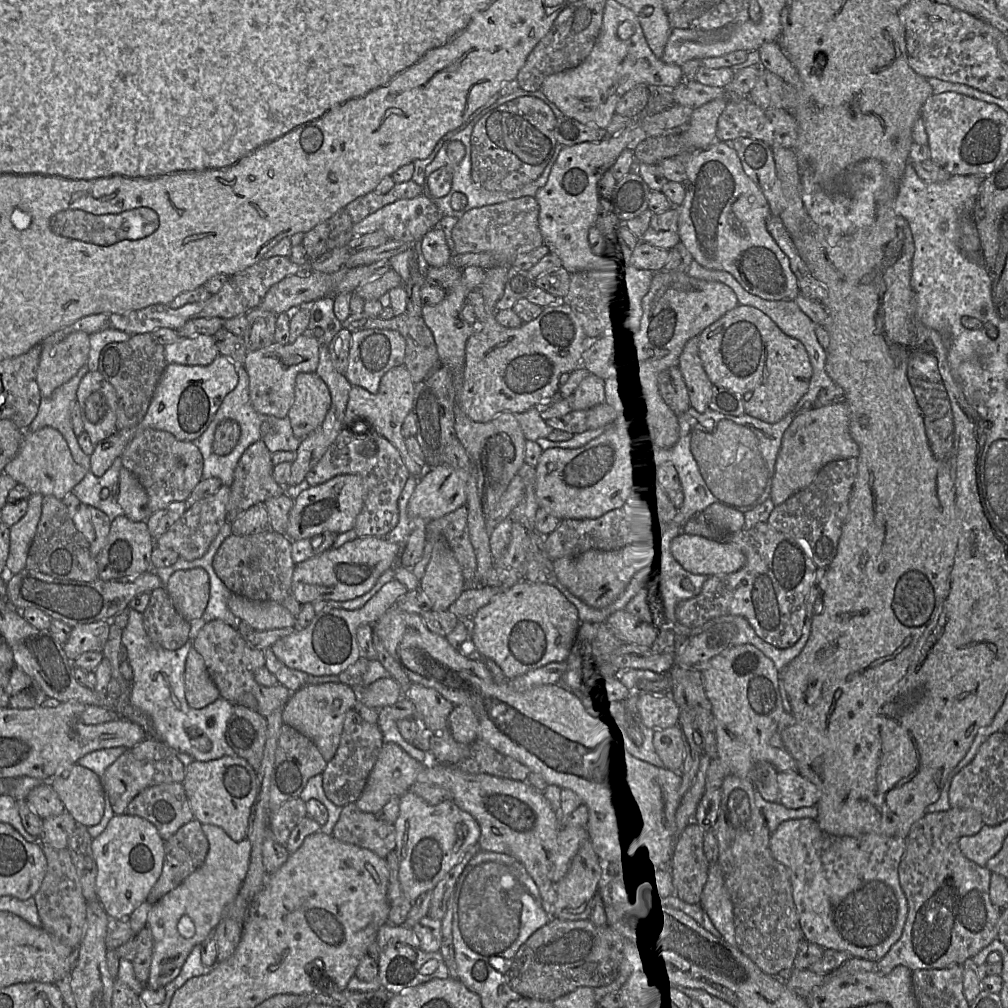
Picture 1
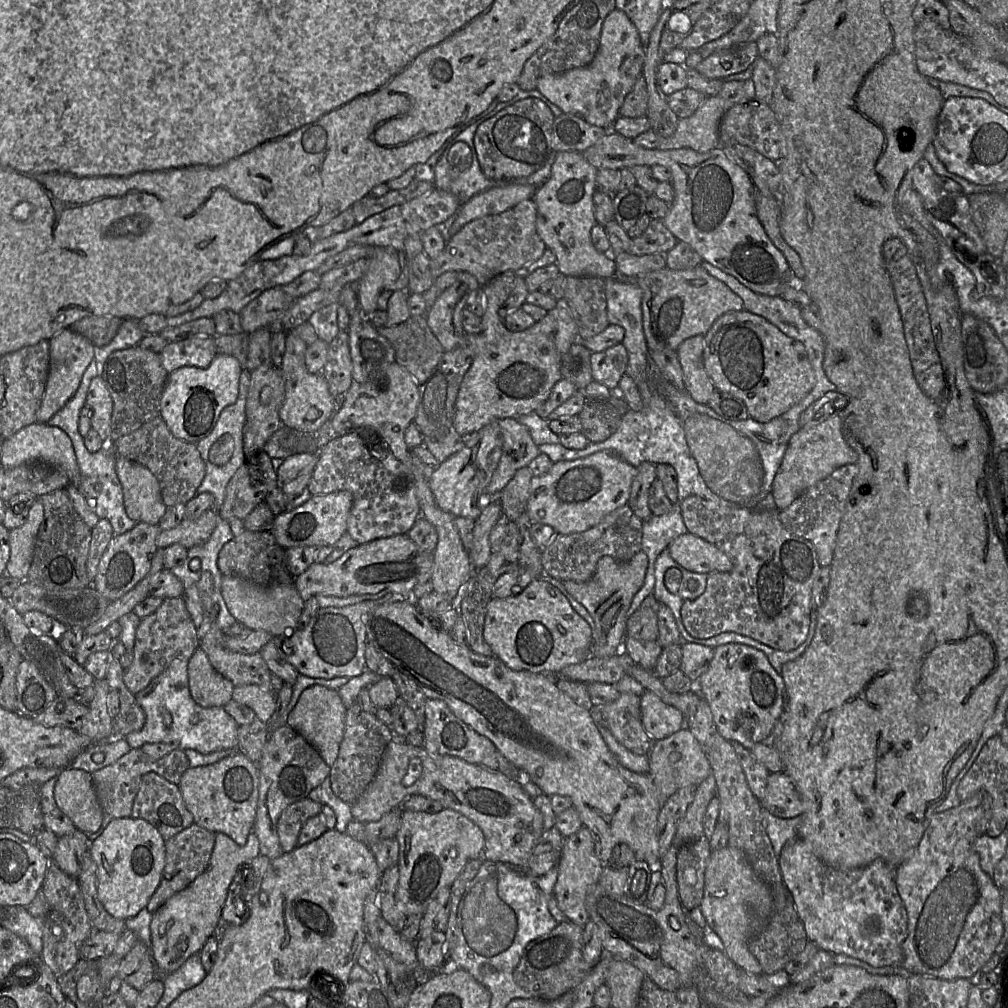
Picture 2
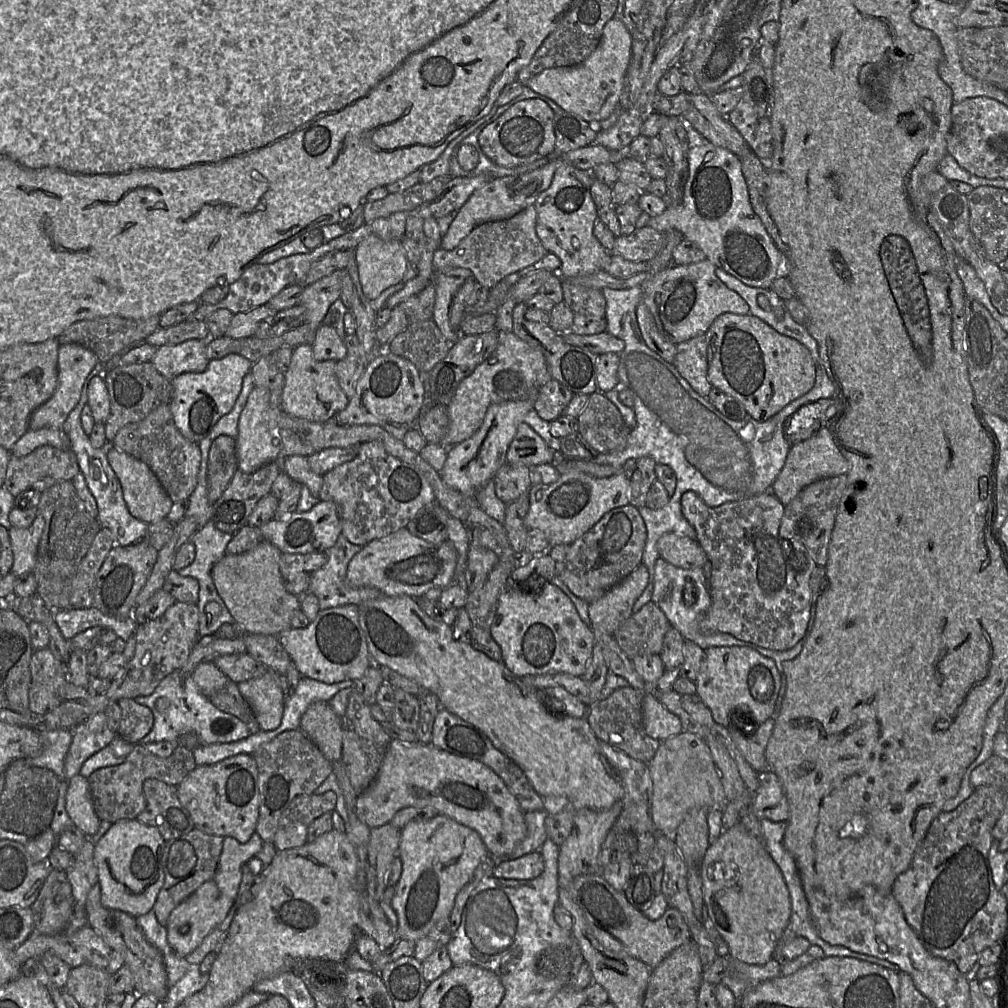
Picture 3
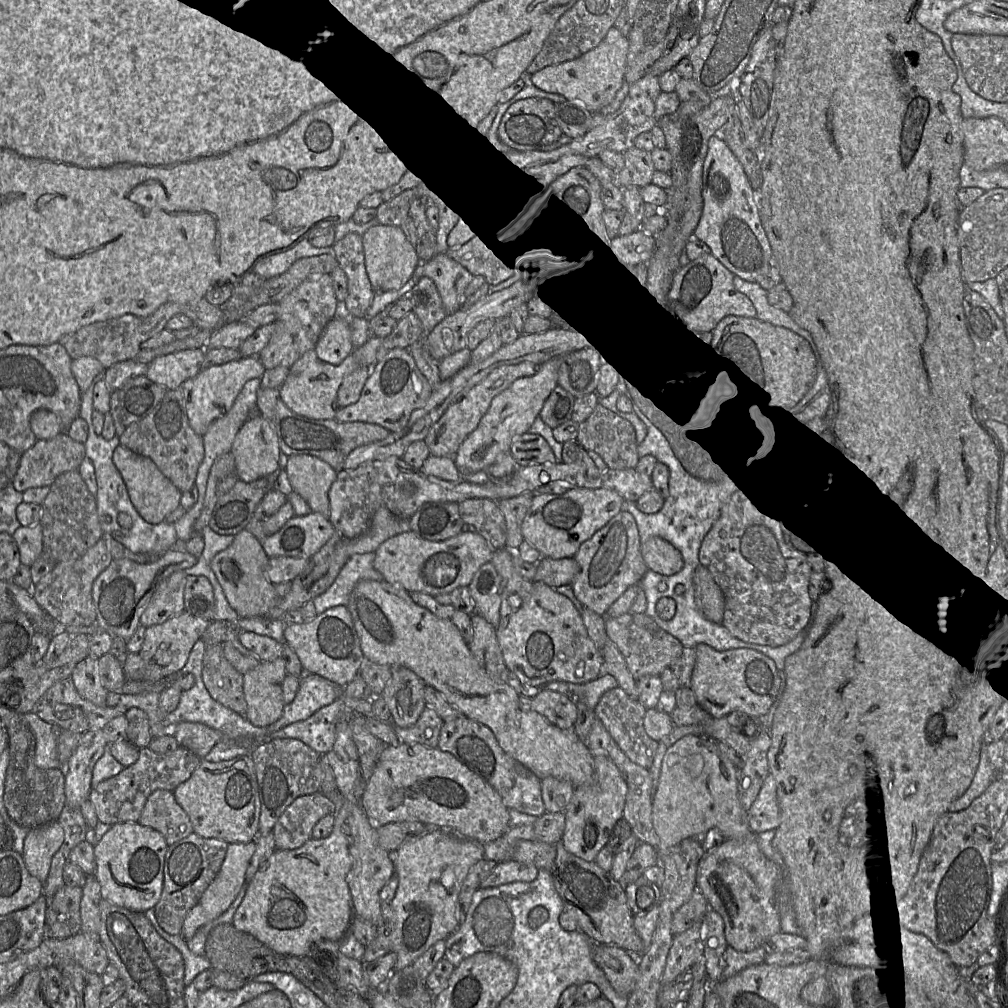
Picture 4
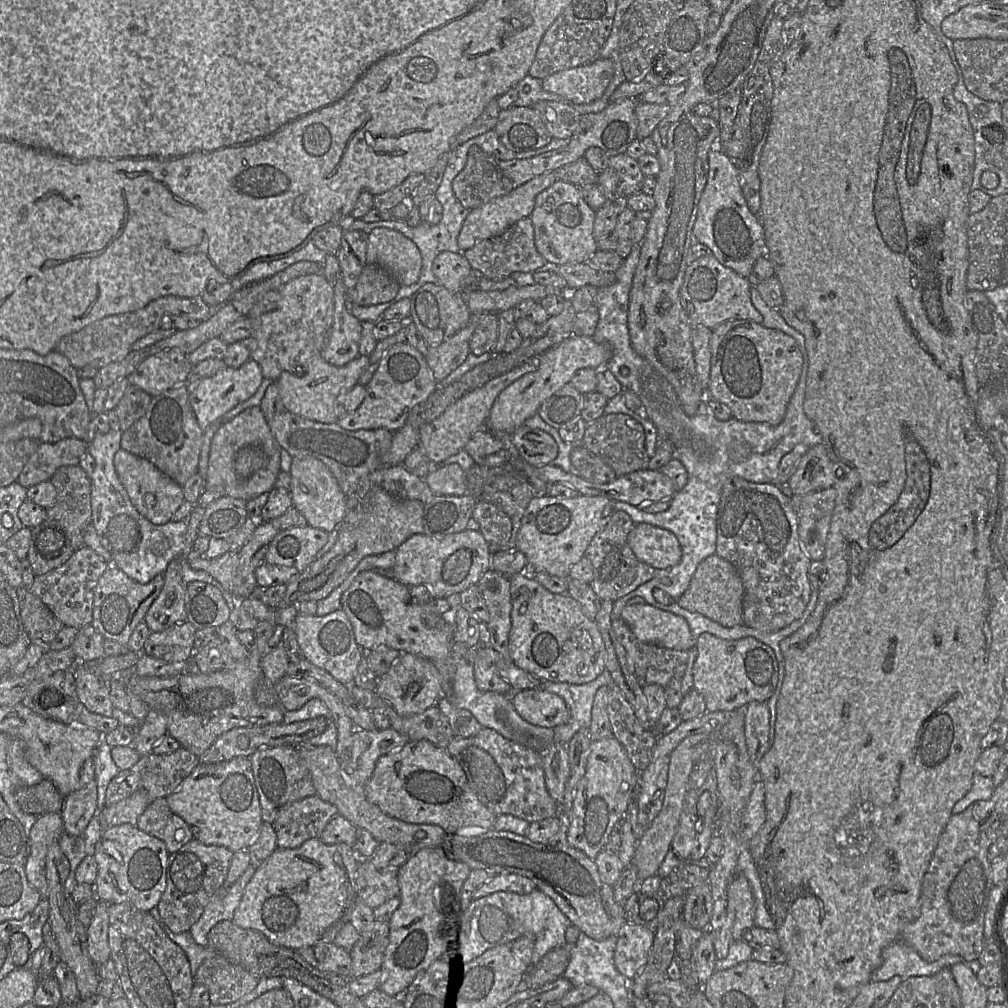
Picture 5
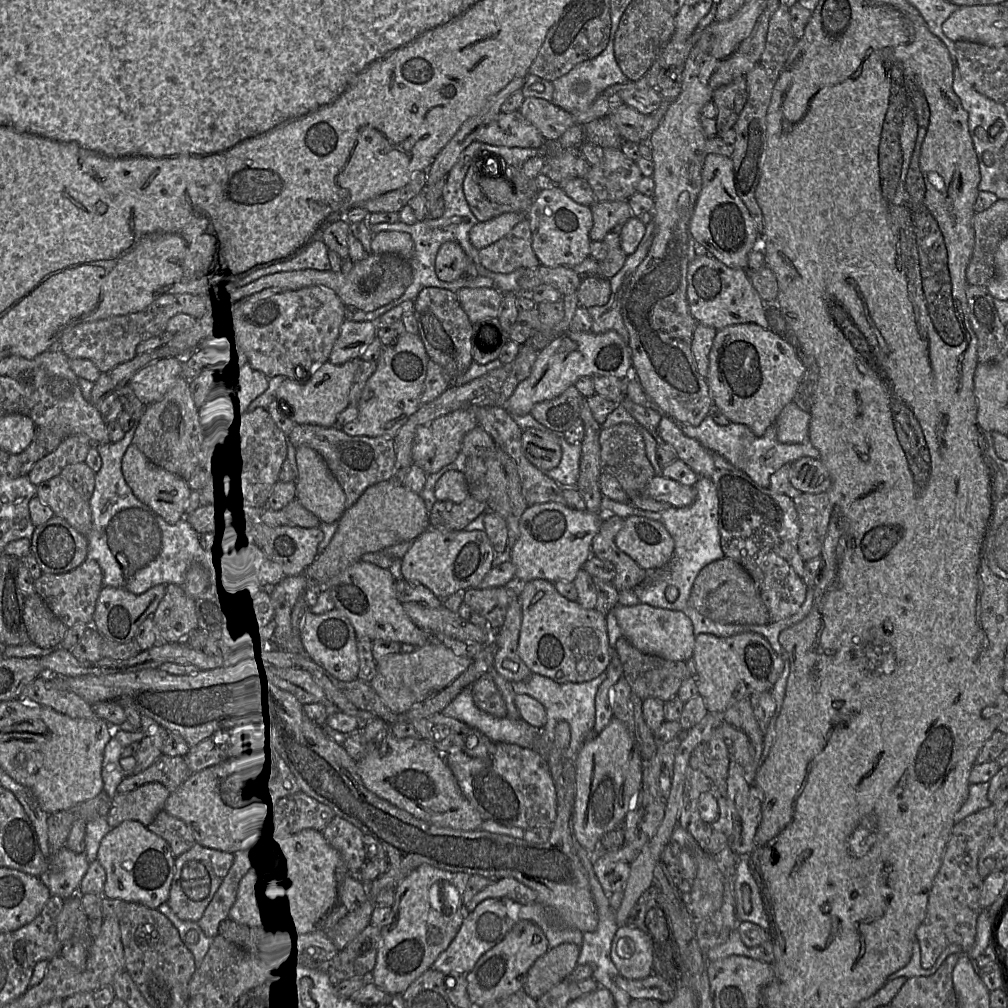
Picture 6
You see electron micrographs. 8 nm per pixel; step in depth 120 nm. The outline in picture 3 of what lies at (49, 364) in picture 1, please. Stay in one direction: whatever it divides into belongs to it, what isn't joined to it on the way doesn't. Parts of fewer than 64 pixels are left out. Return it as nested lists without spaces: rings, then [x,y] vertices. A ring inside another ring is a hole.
[[[69,343],[60,344],[58,349],[58,383],[53,395],[39,406],[29,419],[29,429],[41,428],[62,429],[69,413],[74,409],[81,397],[81,391],[88,375],[98,364],[96,354],[87,347]]]

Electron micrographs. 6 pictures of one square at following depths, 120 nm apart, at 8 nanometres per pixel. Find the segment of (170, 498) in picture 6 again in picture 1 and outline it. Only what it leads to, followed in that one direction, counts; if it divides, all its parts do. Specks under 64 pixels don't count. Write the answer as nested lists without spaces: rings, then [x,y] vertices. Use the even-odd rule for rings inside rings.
[[[124,466],[119,472],[117,501],[124,511],[124,516],[132,521],[146,521],[151,514],[145,489],[137,477]]]

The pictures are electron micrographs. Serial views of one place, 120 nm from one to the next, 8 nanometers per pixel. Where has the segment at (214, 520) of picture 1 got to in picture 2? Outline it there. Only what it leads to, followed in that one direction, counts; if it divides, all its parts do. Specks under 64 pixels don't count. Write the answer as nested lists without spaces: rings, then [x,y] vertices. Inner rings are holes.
[[[208,509],[198,518],[183,519],[177,526],[162,530],[156,537],[157,548],[166,548],[178,543],[190,549],[205,543],[214,531],[218,521],[218,511]]]

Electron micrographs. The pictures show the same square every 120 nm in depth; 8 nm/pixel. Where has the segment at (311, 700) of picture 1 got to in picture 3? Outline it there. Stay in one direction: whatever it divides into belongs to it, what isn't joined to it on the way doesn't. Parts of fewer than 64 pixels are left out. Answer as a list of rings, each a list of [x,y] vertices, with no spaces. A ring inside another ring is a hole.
[[[316,701],[311,703],[301,717],[299,729],[305,733],[331,763],[341,759],[343,748],[343,719],[332,710],[328,702]]]

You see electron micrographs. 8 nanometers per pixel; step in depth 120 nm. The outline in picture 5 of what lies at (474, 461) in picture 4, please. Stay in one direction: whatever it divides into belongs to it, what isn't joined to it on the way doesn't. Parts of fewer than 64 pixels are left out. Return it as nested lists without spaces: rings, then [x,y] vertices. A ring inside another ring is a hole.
[[[571,336],[538,358],[536,371],[520,377],[498,395],[485,428],[492,433],[503,431],[513,434],[524,425],[527,419],[538,412],[543,402],[569,383],[577,370],[582,368],[593,368],[597,371],[606,369],[612,356],[613,348],[609,343],[597,343],[592,337]]]

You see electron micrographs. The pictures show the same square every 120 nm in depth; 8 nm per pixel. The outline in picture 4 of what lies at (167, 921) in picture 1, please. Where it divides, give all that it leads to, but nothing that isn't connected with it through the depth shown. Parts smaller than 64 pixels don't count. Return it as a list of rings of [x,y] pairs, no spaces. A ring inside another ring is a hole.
[[[254,840],[248,843],[228,844],[226,855],[218,874],[203,892],[199,902],[185,917],[180,934],[185,941],[191,939],[200,927],[218,918],[230,907],[245,883],[245,873],[255,849],[256,843]]]

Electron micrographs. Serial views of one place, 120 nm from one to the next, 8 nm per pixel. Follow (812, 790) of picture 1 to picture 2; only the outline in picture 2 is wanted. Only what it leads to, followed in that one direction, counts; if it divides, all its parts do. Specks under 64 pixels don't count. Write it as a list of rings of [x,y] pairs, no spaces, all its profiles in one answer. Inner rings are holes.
[[[770,773],[761,807],[779,818],[794,818],[804,810],[792,780],[784,773]]]

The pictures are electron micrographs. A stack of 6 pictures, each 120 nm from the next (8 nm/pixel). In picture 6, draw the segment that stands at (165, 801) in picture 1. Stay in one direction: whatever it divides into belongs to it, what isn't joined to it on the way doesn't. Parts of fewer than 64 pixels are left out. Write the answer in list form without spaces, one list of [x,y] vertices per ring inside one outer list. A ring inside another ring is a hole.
[[[164,809],[156,815],[147,828],[167,841],[175,857],[185,853],[196,843],[185,822],[170,815]]]

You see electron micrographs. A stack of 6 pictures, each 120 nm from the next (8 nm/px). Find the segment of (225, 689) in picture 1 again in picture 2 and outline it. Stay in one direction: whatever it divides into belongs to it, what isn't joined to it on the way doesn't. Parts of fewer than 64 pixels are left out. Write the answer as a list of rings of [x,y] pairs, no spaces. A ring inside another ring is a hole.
[[[212,629],[199,640],[212,667],[235,686],[254,684],[275,693],[271,686],[272,673],[258,653],[240,654],[223,646],[223,630]]]

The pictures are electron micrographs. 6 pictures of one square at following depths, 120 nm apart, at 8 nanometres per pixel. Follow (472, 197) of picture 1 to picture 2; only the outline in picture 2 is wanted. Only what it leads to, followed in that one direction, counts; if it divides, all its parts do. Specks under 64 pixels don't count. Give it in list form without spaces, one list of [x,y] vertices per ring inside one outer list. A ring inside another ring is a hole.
[[[480,120],[474,122],[448,142],[444,153],[435,165],[434,188],[451,192],[459,198],[460,203],[465,203],[473,196],[489,190],[494,187],[503,187],[510,184],[530,184],[540,187],[551,175],[552,165],[556,159],[557,152],[553,151],[545,163],[545,165],[526,178],[516,180],[492,180],[487,178],[481,170],[477,152],[474,146],[474,135],[478,126],[482,122]]]

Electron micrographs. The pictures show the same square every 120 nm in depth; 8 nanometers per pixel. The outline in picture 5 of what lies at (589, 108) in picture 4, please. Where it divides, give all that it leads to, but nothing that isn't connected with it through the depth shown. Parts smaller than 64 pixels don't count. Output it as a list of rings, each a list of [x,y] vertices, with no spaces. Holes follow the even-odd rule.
[[[610,59],[559,71],[542,80],[545,91],[558,94],[569,104],[588,104],[600,98],[614,75]]]

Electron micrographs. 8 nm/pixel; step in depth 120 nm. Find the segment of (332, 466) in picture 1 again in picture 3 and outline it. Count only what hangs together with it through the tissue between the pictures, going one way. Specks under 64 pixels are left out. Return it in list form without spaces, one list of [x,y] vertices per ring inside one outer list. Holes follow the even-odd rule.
[[[369,441],[357,447],[356,457],[323,475],[319,500],[332,501],[337,505],[342,535],[351,543],[365,546],[372,540],[386,537],[406,528],[414,516],[425,506],[436,502],[432,486],[425,475],[415,466],[390,455],[379,441]]]

